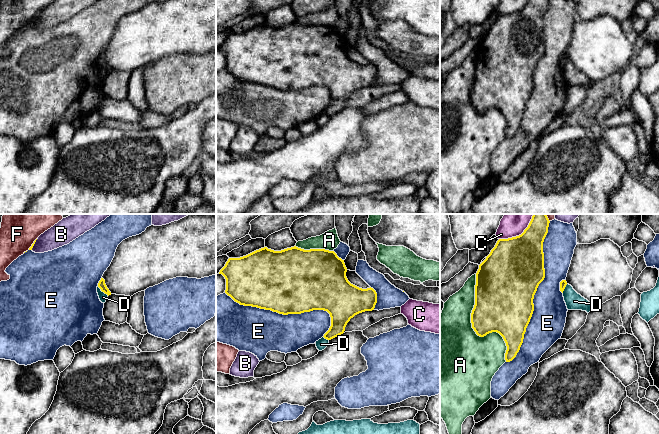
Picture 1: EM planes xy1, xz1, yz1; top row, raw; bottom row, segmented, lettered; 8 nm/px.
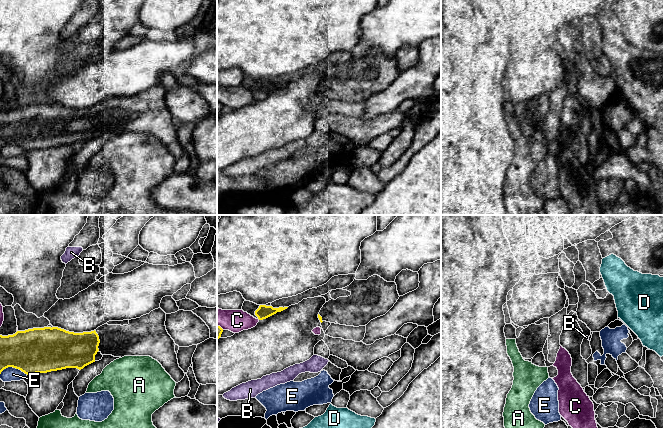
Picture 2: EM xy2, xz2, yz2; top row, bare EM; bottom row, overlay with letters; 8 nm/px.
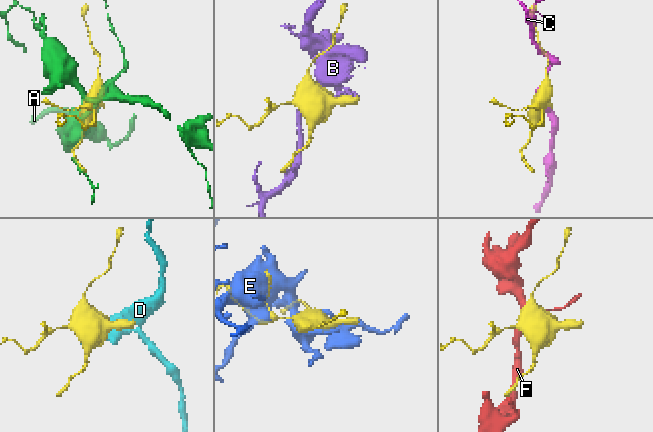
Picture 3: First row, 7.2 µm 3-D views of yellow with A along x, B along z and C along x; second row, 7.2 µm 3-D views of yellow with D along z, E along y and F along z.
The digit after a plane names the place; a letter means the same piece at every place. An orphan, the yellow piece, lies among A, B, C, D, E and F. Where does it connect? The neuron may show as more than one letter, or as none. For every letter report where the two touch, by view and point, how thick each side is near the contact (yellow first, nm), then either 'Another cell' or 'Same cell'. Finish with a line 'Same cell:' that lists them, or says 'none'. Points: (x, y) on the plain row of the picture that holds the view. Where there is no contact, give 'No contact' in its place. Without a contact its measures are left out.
A: Touches yellow at yz1 (473, 104). Thickness 380 nm (yellow) against 500 nm. Another cell
B: Touches yellow at xy1 (34, 19). Thickness 20 nm (yellow) against 180 nm. Another cell
C: Touches yellow at yz1 (514, 13). Thickness 460 nm (yellow) against 120 nm. Another cell
D: Touches yellow at xy1 (103, 67). Thickness 60 nm (yellow) against 70 nm. Another cell
E: Touches yellow at yz1 (534, 70). Thickness 500 nm (yellow) against 280 nm. Another cell
F: Touches yellow at xy1 (32, 20). Thickness 20 nm (yellow) against 260 nm. Another cell
Same cell: none

